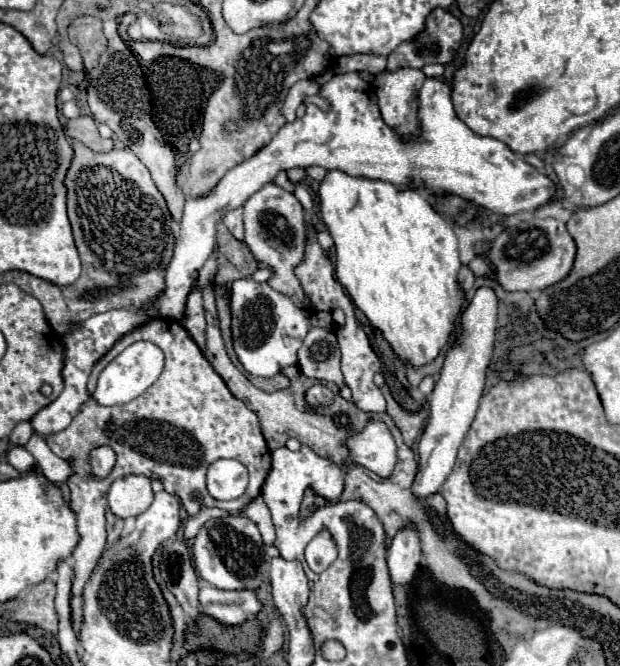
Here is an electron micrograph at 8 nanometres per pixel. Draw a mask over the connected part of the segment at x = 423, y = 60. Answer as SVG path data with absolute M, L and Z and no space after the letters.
M436 8L432 14L426 18L424 30L416 36L416 42L404 42L400 44L390 56L388 56L388 70L398 70L398 68L424 68L426 64L448 64L454 60L462 44L462 22L448 10Z

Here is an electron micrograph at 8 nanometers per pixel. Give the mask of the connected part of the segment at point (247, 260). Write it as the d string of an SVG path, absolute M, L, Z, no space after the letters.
M220 224L220 228L218 228L218 272L216 272L216 278L214 278L216 294L218 294L218 286L230 286L236 278L250 278L256 270L258 270L258 262L250 254L248 246L244 242L238 242L228 232L228 228L224 224Z

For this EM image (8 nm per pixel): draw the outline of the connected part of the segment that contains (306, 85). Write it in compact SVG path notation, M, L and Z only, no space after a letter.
M300 80L296 82L290 92L288 92L288 98L284 100L284 106L282 106L282 114L288 122L294 122L296 120L296 108L302 104L304 96L308 94L318 94L318 84L312 82L312 80Z

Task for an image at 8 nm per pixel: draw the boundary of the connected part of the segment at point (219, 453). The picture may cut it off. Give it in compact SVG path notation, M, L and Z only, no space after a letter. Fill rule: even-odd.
M152 318L142 326L134 328L132 332L124 334L106 354L116 354L116 350L122 350L138 340L148 340L166 354L166 366L156 384L152 384L142 396L120 406L100 406L94 398L88 398L68 428L46 438L50 450L56 456L64 460L72 458L70 466L74 470L68 486L72 490L70 506L76 512L80 532L80 542L72 554L76 570L76 578L72 584L72 620L76 632L82 624L82 588L88 582L106 546L106 496L110 484L118 476L144 474L152 480L160 480L168 494L180 498L188 516L196 516L200 512L200 502L192 498L194 490L200 490L204 506L222 508L228 510L232 516L238 516L248 502L260 496L272 464L268 444L258 426L258 416L248 410L244 402L232 396L232 392L228 390L220 374L216 374L216 370L204 358L196 342L188 338L188 332L180 324L180 320ZM96 446L110 446L116 454L116 464L112 472L102 480L92 478L90 474L90 452L96 450ZM218 458L234 458L248 468L250 484L248 492L242 498L220 502L208 494L206 470Z

